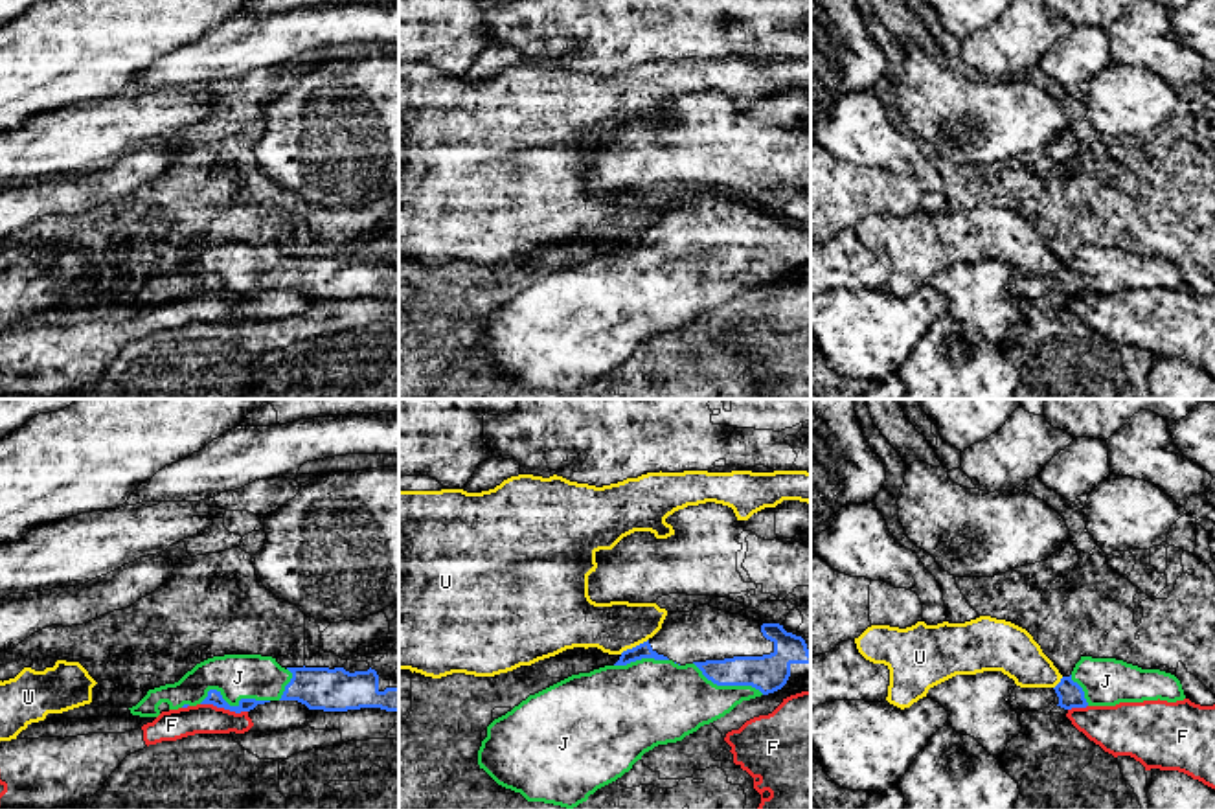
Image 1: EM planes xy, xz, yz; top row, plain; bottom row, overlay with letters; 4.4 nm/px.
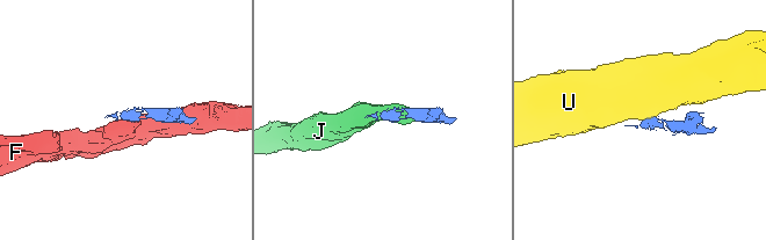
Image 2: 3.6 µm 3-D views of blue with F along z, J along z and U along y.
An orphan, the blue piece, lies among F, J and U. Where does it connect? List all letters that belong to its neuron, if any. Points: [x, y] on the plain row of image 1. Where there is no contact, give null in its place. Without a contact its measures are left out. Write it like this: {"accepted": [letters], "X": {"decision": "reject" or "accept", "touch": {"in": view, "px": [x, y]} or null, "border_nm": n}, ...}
{"accepted": ["J"], "F": {"decision": "reject", "touch": {"in": "xy", "px": [225, 296]}, "border_nm": 220}, "J": {"decision": "accept", "touch": {"in": "xy", "px": [232, 295]}, "border_nm": 320}, "U": {"decision": "reject", "touch": {"in": "xz", "px": [633, 236]}, "border_nm": 140}}

